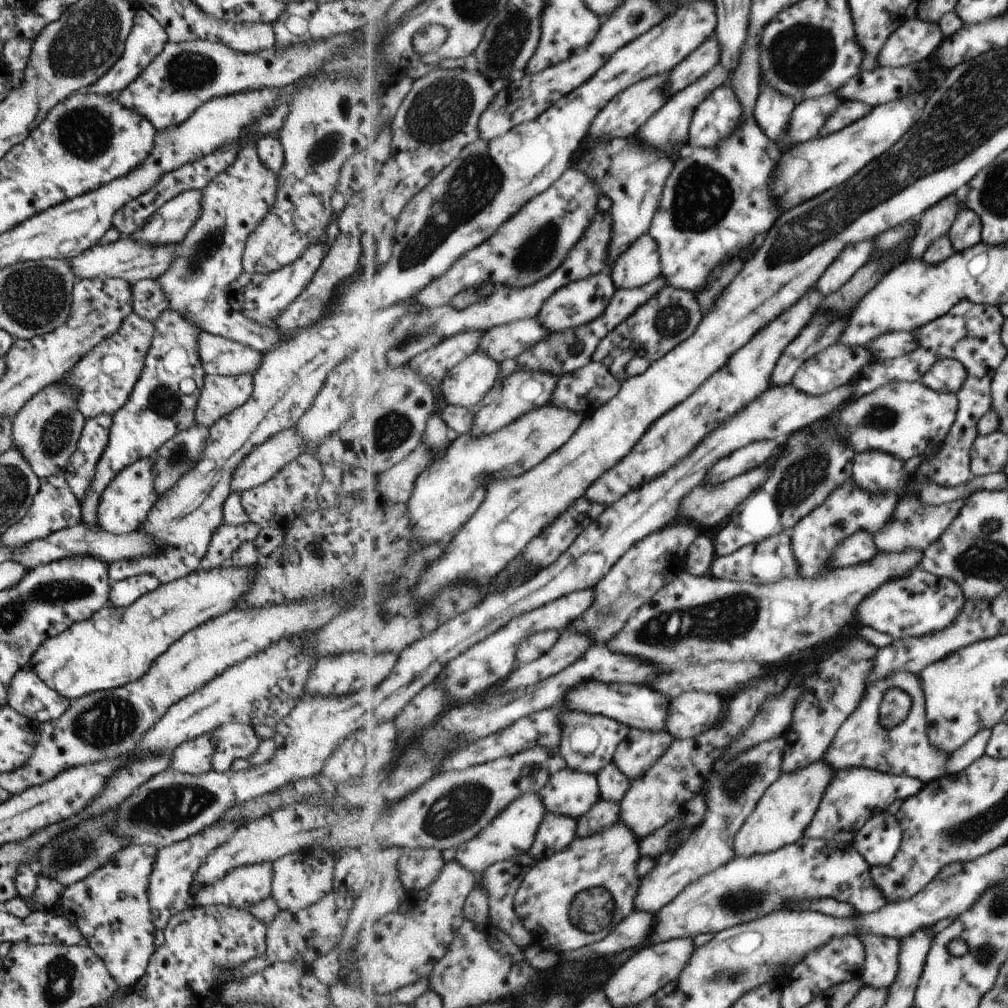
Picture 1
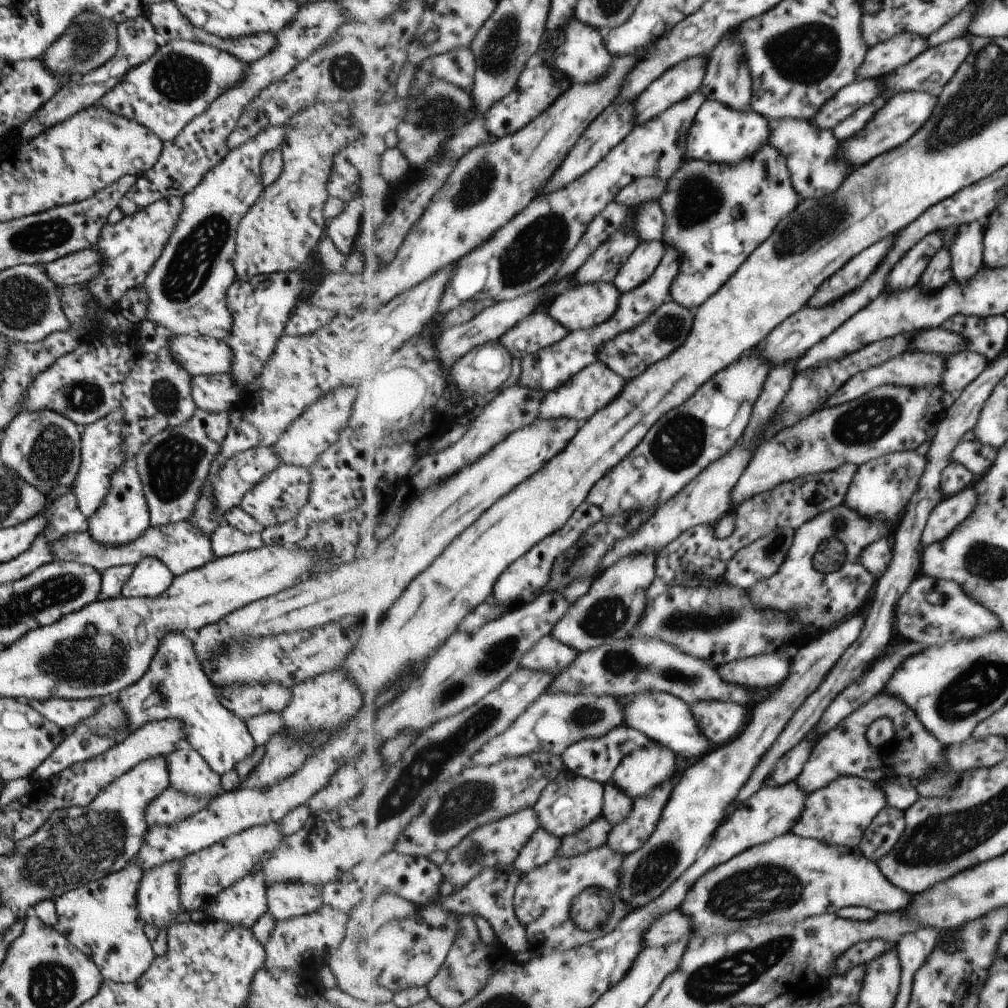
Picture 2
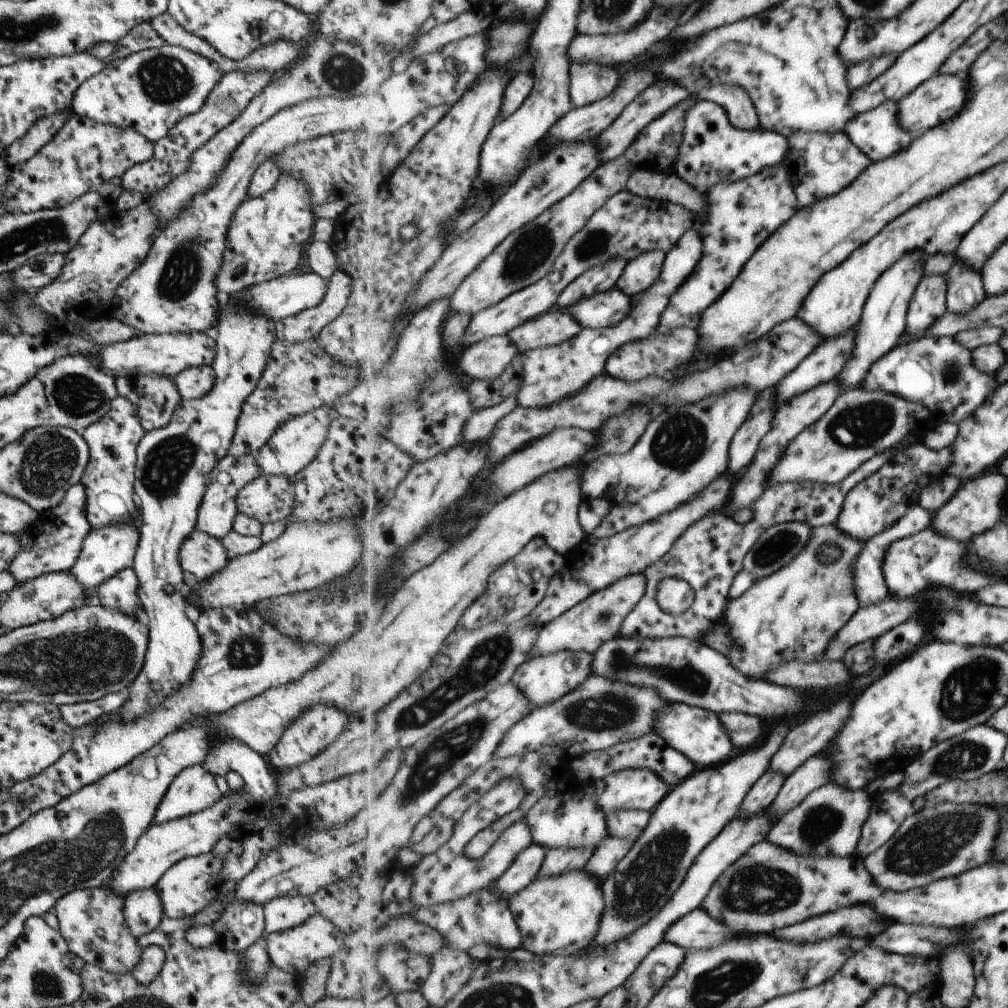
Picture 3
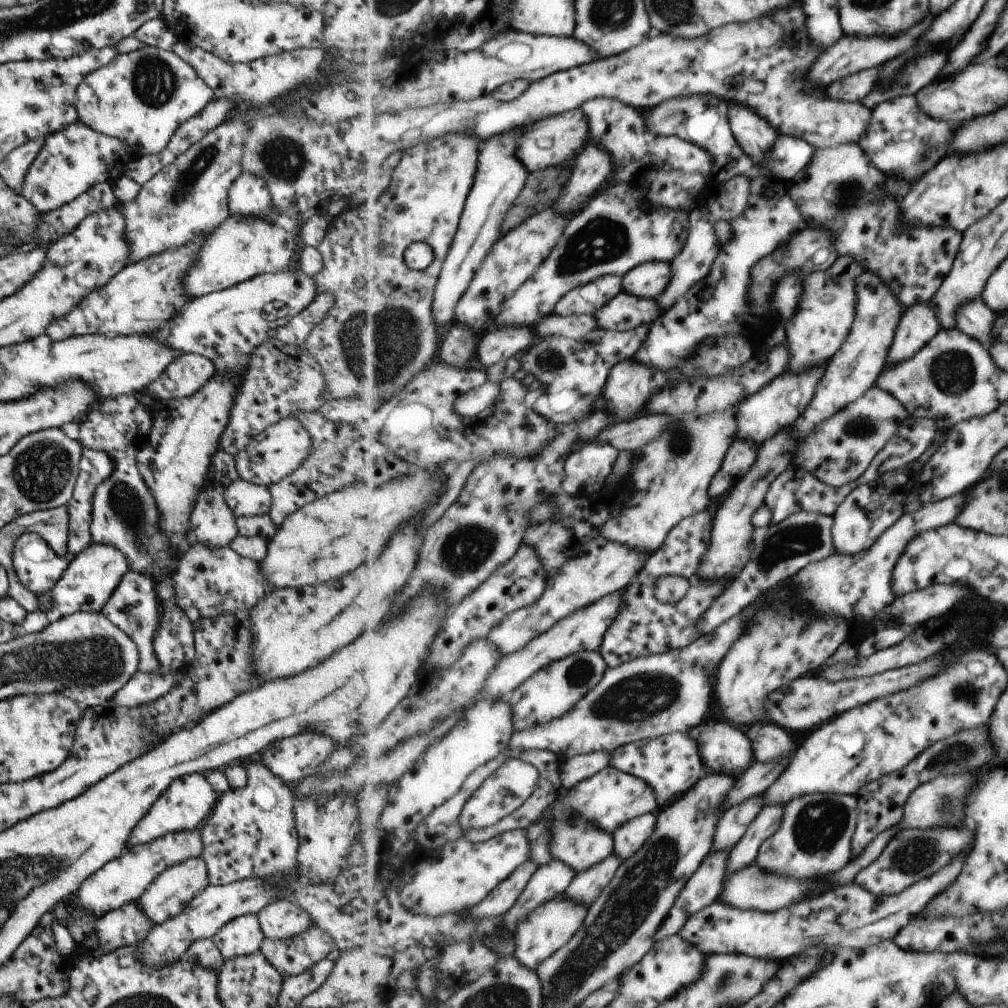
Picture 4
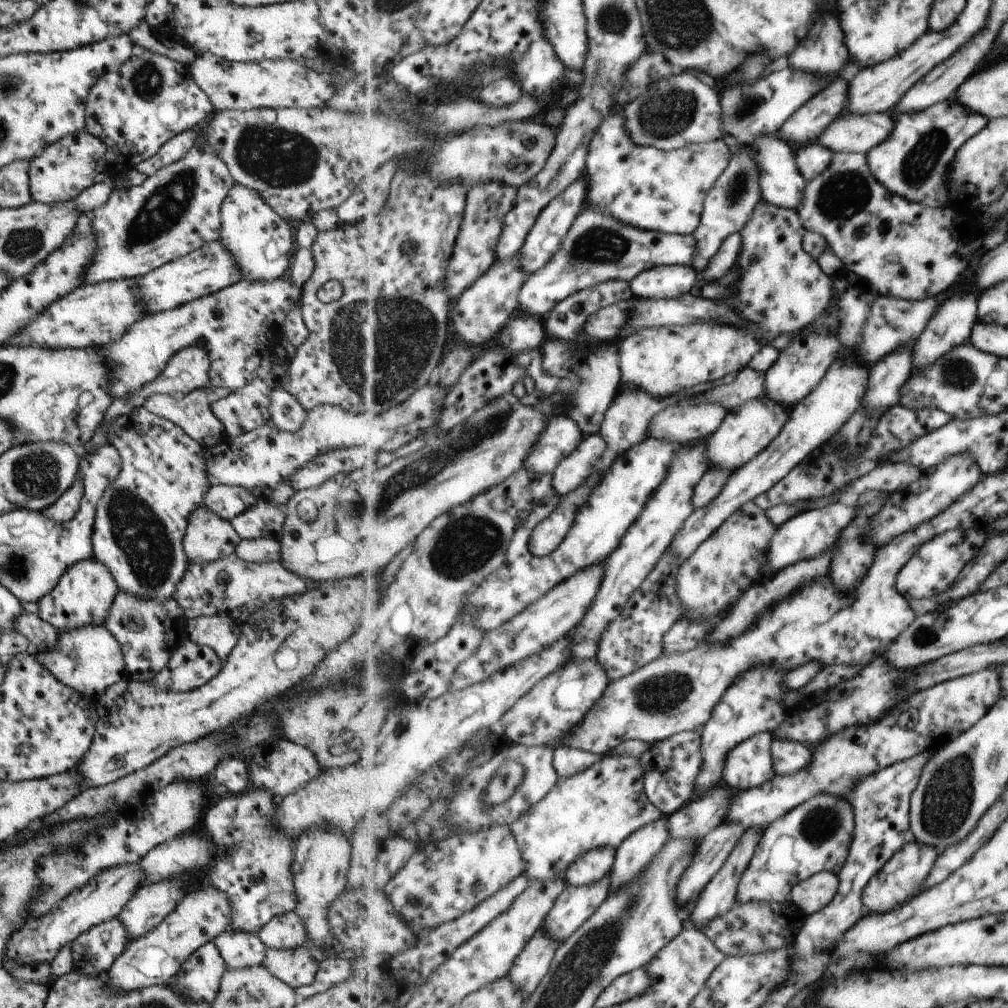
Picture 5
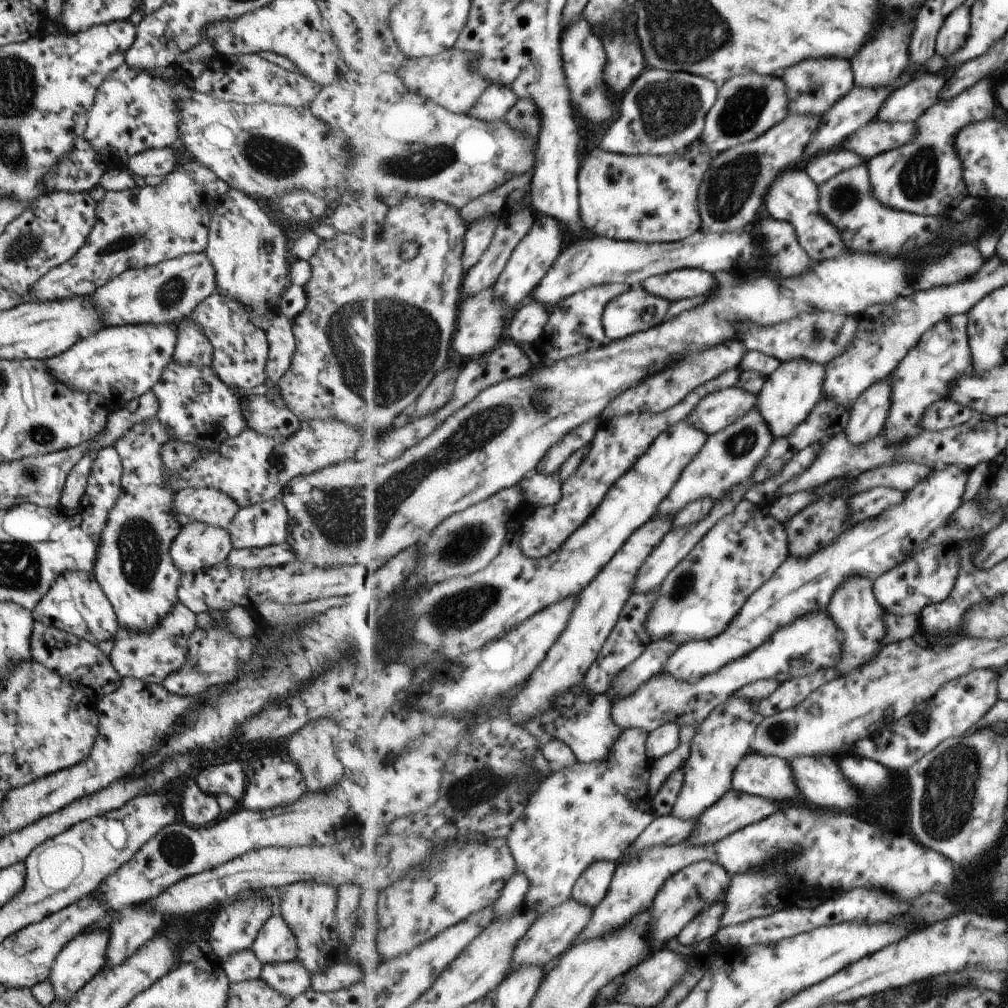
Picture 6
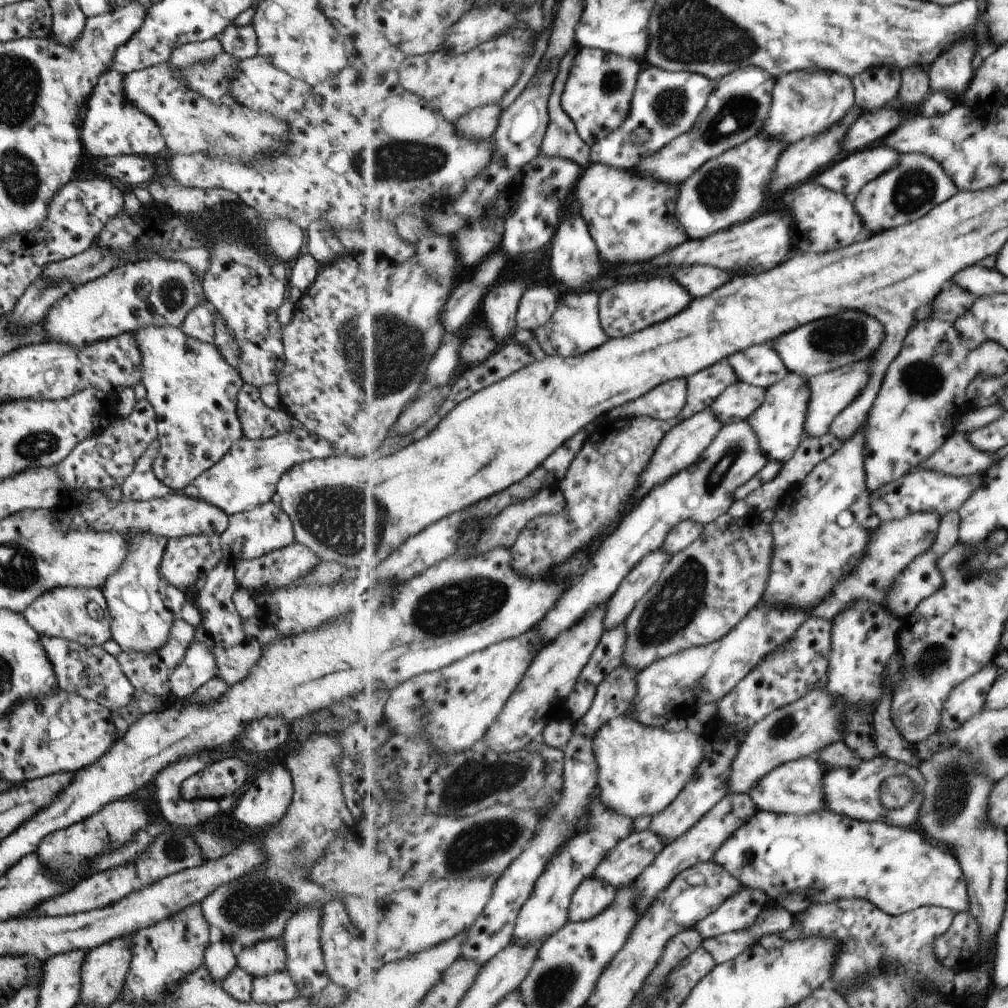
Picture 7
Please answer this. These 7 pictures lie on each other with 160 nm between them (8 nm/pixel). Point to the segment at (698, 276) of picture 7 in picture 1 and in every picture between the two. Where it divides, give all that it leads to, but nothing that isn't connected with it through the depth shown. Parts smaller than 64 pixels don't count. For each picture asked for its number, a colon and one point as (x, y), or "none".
1: (639, 265)
2: (639, 269)
3: (642, 273)
4: (647, 280)
5: (671, 281)
6: (680, 284)

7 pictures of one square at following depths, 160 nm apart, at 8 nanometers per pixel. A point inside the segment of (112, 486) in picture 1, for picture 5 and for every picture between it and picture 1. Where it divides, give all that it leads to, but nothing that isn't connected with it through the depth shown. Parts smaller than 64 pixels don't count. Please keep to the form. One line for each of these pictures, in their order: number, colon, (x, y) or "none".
2: (122, 517)
3: (105, 551)
4: (87, 581)
5: (82, 596)

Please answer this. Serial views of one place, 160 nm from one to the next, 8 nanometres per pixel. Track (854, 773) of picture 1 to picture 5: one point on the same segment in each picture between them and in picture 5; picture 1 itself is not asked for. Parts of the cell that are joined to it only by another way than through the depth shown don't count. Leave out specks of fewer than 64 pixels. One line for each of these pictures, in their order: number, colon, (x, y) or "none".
2: (839, 814)
3: (830, 821)
4: (815, 839)
5: (816, 836)

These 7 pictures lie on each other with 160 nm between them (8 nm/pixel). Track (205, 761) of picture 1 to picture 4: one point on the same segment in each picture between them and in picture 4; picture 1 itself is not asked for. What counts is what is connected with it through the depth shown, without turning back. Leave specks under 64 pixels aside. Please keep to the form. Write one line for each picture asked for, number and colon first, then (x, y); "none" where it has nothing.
2: (188, 773)
3: (193, 789)
4: (184, 804)

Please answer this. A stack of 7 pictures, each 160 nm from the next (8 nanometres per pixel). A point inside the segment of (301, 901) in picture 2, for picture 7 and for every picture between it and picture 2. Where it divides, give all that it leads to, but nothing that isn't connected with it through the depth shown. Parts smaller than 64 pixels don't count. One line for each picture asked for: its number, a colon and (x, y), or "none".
3: (283, 912)
4: (280, 919)
5: (284, 931)
6: (274, 943)
7: (268, 957)

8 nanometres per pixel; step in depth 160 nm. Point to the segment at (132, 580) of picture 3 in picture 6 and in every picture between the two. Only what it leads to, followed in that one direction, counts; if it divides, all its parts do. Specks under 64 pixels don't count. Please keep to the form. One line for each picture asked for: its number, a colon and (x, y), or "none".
4: (131, 606)
5: (145, 628)
6: (150, 657)

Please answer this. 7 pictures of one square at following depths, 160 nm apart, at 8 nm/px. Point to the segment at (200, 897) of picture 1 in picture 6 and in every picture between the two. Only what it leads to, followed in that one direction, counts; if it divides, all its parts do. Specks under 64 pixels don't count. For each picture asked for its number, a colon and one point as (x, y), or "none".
2: (241, 904)
3: (240, 923)
4: (241, 936)
5: (239, 949)
6: (241, 966)

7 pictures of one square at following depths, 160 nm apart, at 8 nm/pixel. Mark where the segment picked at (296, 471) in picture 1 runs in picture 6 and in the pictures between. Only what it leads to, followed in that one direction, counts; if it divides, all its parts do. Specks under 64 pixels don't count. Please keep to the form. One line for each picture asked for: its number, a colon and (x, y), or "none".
2: (279, 496)
3: (268, 498)
4: (244, 498)
5: (225, 501)
6: (213, 508)

